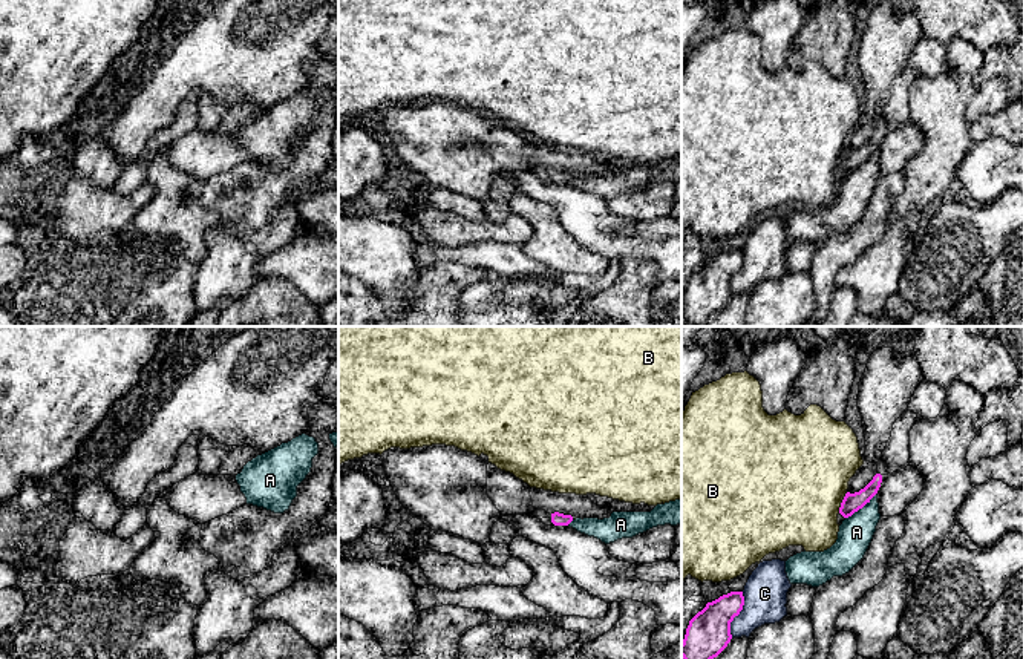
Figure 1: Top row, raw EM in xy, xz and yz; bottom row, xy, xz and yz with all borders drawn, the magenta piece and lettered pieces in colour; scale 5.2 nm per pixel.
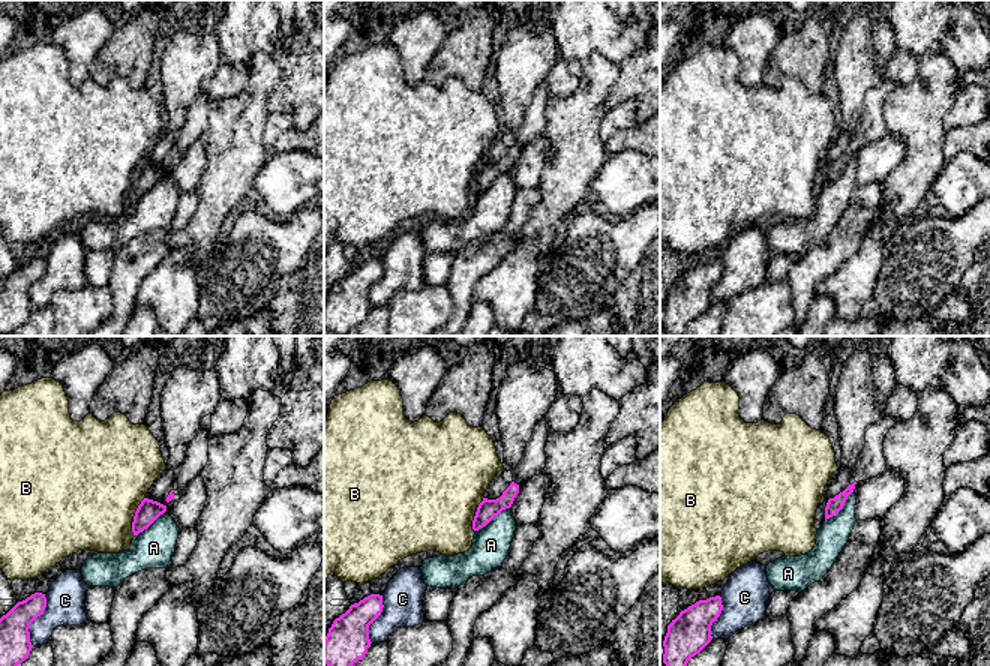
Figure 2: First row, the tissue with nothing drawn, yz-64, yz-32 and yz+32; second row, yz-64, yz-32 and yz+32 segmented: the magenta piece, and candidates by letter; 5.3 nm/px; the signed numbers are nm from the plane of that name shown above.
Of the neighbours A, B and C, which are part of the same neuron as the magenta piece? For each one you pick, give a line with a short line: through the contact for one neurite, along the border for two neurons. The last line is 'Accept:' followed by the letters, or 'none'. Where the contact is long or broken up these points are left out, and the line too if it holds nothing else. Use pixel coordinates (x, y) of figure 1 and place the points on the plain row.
Accept: none

